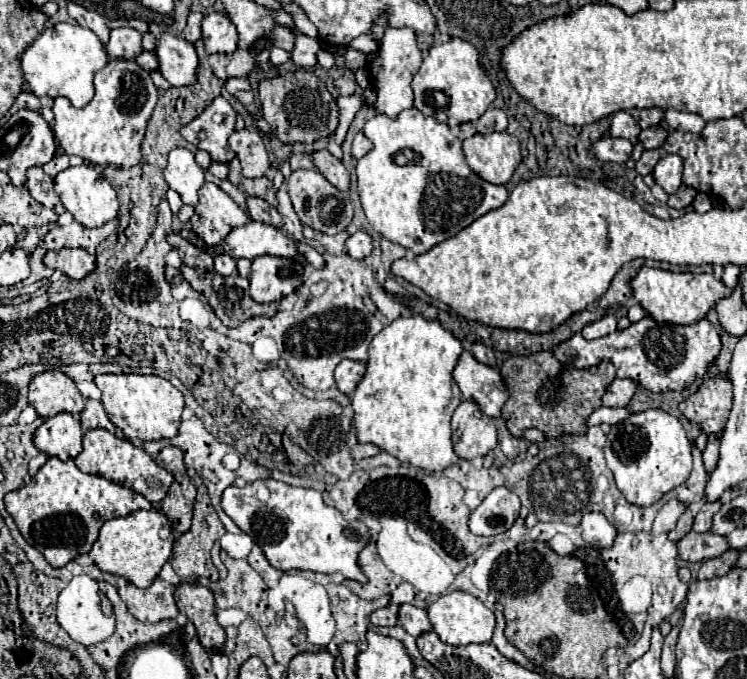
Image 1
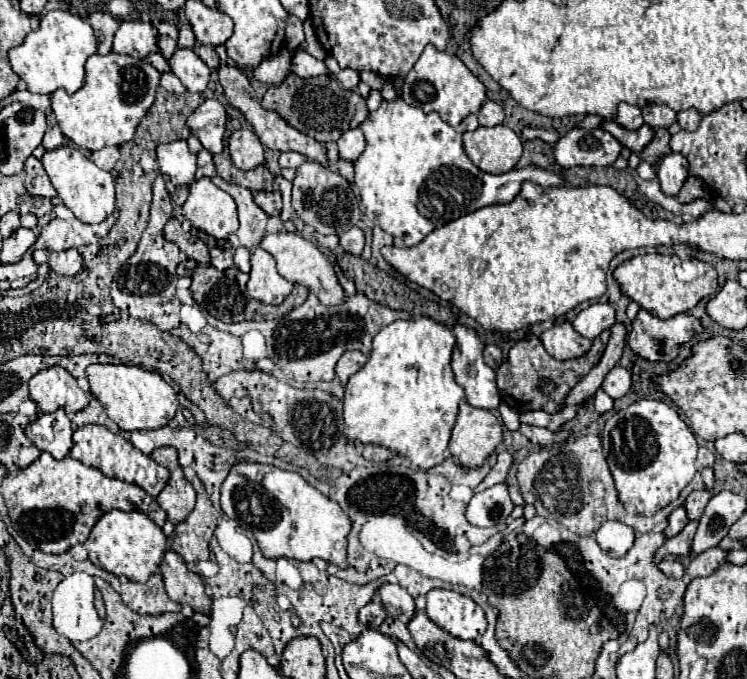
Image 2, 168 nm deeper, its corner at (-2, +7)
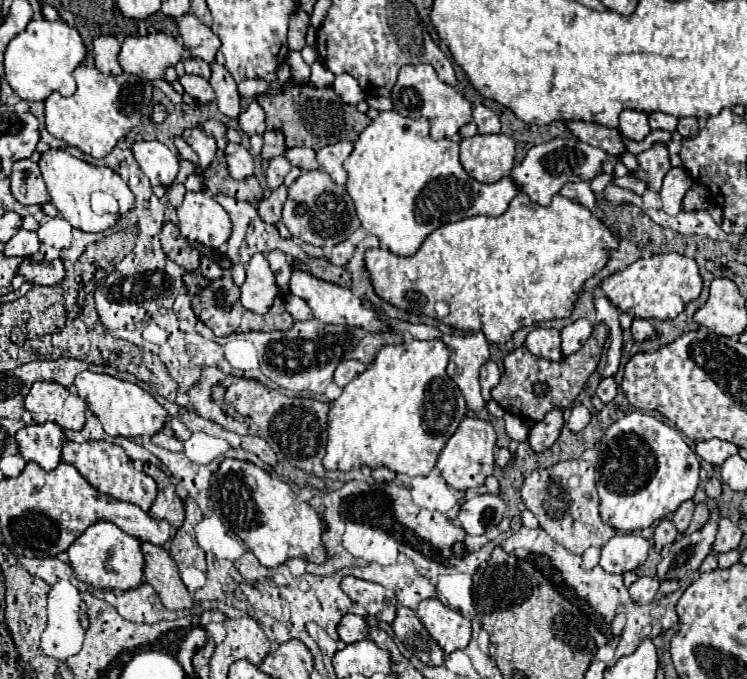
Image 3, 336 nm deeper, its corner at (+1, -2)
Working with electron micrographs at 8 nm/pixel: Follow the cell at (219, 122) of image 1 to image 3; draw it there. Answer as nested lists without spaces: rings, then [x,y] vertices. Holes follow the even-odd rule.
[[[190,128],[190,130],[184,130],[182,138],[192,146],[192,150],[198,154],[198,166],[202,170],[206,170],[210,166],[210,162],[214,160],[216,156],[216,142],[212,136],[208,136],[202,128]],[[188,136],[190,136],[190,142],[188,142]]]

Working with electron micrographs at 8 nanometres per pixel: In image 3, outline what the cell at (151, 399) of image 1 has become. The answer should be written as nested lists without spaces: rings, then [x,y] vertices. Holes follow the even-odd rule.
[[[84,370],[76,376],[74,382],[78,396],[86,402],[88,410],[102,422],[104,432],[108,436],[154,436],[162,430],[168,412],[154,400],[154,396],[146,390],[142,390],[138,384],[124,382],[118,378],[112,378],[108,374],[94,374],[90,370]]]

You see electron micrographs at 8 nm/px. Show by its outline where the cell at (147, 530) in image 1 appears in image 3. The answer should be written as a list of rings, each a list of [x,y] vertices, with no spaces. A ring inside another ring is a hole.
[[[100,520],[88,526],[66,550],[70,566],[76,578],[92,588],[100,590],[128,590],[142,584],[144,578],[144,558],[140,552],[138,538],[122,532],[116,524]]]

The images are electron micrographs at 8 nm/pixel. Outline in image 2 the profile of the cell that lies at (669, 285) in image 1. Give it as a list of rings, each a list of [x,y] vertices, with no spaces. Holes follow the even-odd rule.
[[[653,253],[631,257],[613,271],[613,277],[625,295],[659,319],[671,319],[679,313],[687,313],[703,297],[717,291],[717,271],[709,263],[699,259],[681,259],[677,255]]]

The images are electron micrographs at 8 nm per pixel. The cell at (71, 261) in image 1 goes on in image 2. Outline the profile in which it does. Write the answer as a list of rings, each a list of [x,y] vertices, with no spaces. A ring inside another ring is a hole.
[[[65,249],[65,251],[59,251],[59,253],[53,251],[49,255],[47,265],[61,275],[77,275],[83,267],[83,257],[77,249]]]

